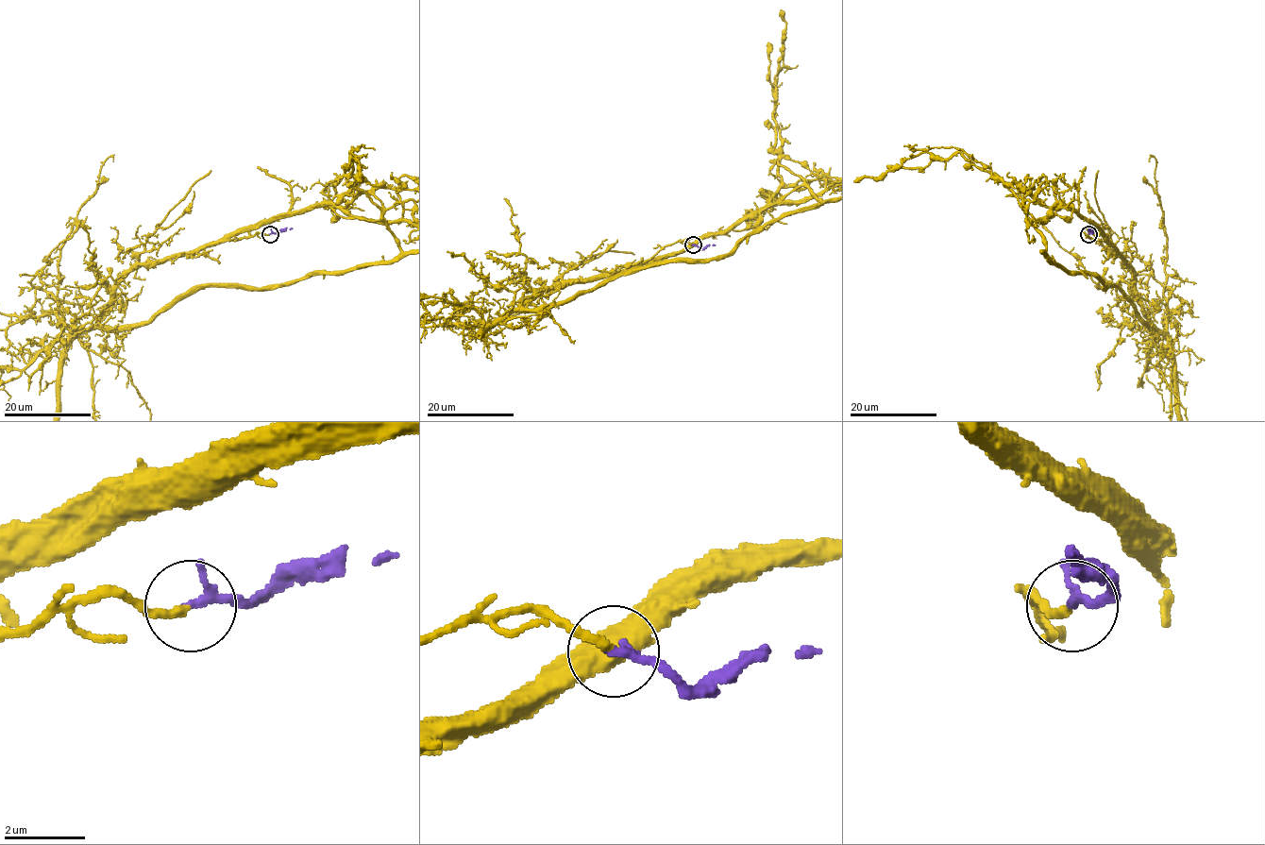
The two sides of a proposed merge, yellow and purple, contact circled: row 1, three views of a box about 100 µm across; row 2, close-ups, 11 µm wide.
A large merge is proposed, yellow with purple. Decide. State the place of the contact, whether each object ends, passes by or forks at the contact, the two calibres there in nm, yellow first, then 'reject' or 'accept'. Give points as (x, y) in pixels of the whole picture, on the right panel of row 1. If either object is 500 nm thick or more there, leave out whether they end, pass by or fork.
at (1088, 234); yellow ends there; purple ends there; 200 nm thick on the yellow side, 240 nm on the other; accept

